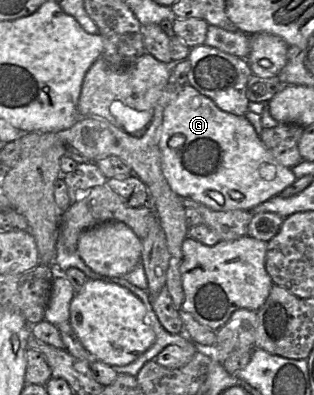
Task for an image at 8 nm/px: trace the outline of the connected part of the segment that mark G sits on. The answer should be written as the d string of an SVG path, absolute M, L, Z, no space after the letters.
M189 84L164 110L159 149L171 189L216 211L252 210L296 180L292 169L281 165L265 147L245 115L221 110Z

